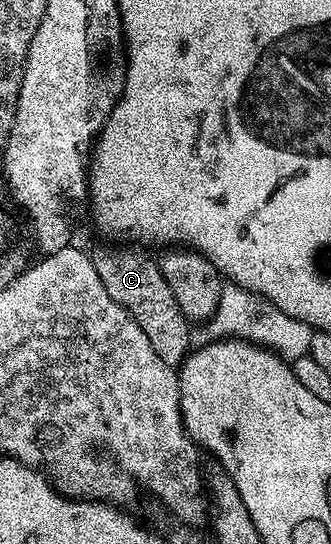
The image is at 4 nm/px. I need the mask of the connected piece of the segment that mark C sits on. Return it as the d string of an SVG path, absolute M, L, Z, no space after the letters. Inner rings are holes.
M124 248L128 249L91 250L90 256L94 263L94 271L98 271L98 279L102 279L102 287L106 287L106 295L110 295L110 299L114 299L114 303L118 303L118 307L126 310L130 319L134 319L134 323L138 323L138 327L142 327L142 335L146 335L146 339L150 339L150 347L154 347L158 359L162 359L162 363L178 367L190 352L188 343L190 322L187 317L182 315L182 311L174 299L174 291L170 291L170 283L166 283L166 279L162 279L159 264L153 258L151 261L146 254L139 253L139 251L144 252L139 248Z

